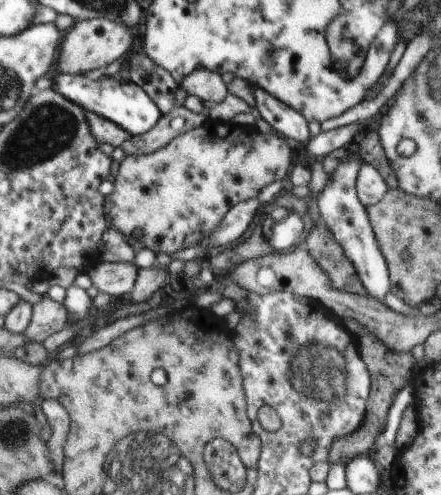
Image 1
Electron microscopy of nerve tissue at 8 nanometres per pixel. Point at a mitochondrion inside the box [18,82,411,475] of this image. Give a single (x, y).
(324, 357)

